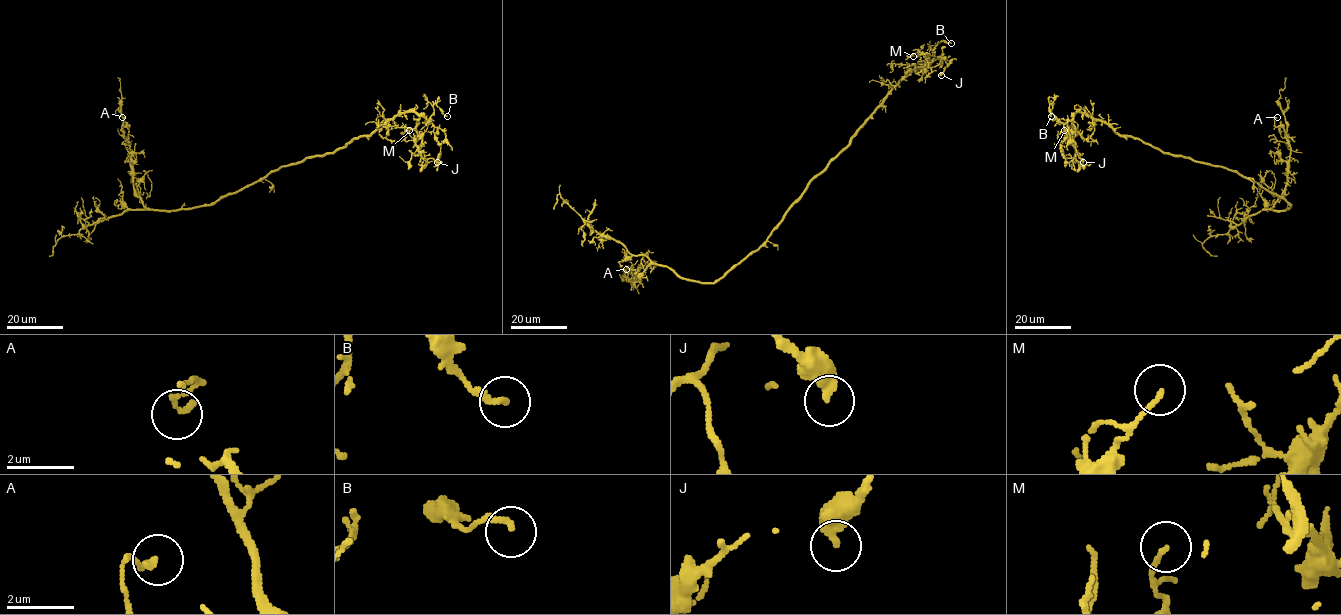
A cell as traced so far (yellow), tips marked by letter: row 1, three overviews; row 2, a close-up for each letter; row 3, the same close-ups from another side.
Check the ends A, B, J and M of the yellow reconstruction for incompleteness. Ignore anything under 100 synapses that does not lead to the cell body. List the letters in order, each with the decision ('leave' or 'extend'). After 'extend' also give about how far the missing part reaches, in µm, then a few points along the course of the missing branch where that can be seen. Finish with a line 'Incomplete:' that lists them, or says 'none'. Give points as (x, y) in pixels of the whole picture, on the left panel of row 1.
A: leave
B: leave
J: leave
M: leave
Incomplete: none

